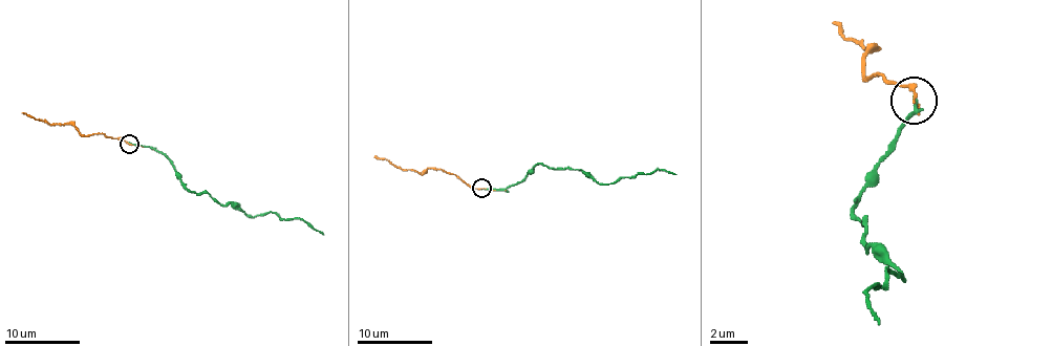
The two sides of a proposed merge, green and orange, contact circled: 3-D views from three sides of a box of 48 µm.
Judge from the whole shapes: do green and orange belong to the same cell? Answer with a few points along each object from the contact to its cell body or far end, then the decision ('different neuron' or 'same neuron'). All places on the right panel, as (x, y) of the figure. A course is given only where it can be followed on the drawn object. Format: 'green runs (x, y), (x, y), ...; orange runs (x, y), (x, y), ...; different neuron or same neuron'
green runs (913, 99), (852, 211), (865, 220), (865, 253), (903, 277), (884, 272), (865, 296), (880, 323); orange runs (913, 99), (908, 85), (880, 76), (865, 80), (871, 51), (875, 51), (865, 51), (833, 24); same neuron

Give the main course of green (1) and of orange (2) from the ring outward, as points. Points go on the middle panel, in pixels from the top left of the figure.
1: (482, 188), (507, 190), (540, 164), (587, 173), (599, 184), (635, 174), (650, 174), (662, 169), (677, 174)
2: (482, 188), (467, 186), (441, 169), (417, 173), (401, 169), (374, 155)

